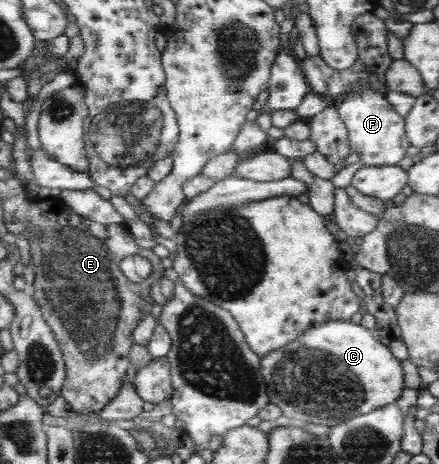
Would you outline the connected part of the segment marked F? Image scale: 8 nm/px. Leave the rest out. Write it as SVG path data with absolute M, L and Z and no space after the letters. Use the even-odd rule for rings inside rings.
M368 88L351 89L339 98L335 107L338 117L347 129L350 152L358 154L359 161L361 161L364 165L396 165L397 162L403 158L405 149L410 145L407 142L404 131L404 117L399 116L399 114L391 108L388 100L385 100L384 95Z

